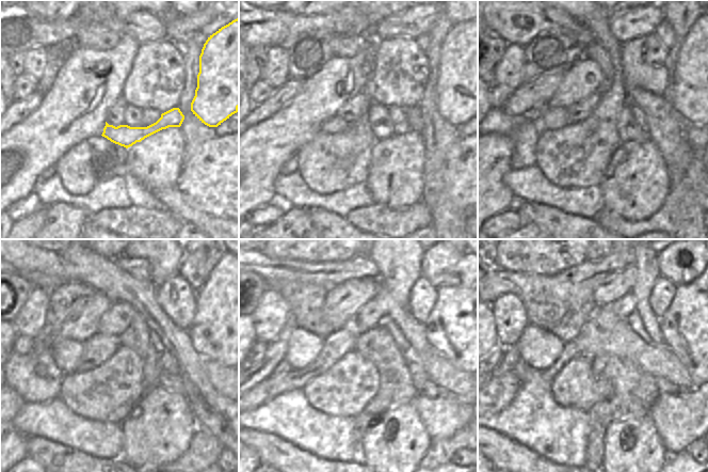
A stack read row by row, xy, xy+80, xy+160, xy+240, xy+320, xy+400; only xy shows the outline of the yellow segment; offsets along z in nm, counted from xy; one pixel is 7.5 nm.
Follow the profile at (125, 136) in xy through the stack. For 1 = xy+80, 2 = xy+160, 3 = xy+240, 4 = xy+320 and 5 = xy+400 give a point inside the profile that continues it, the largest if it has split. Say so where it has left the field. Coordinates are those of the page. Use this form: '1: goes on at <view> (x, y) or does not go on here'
1: goes on at xy+80 (334, 125)
2: goes on at xy+160 (551, 119)
3: goes on at xy+240 (67, 352)
4: goes on at xy+320 (304, 347)
5: goes on at xy+400 (538, 348)

